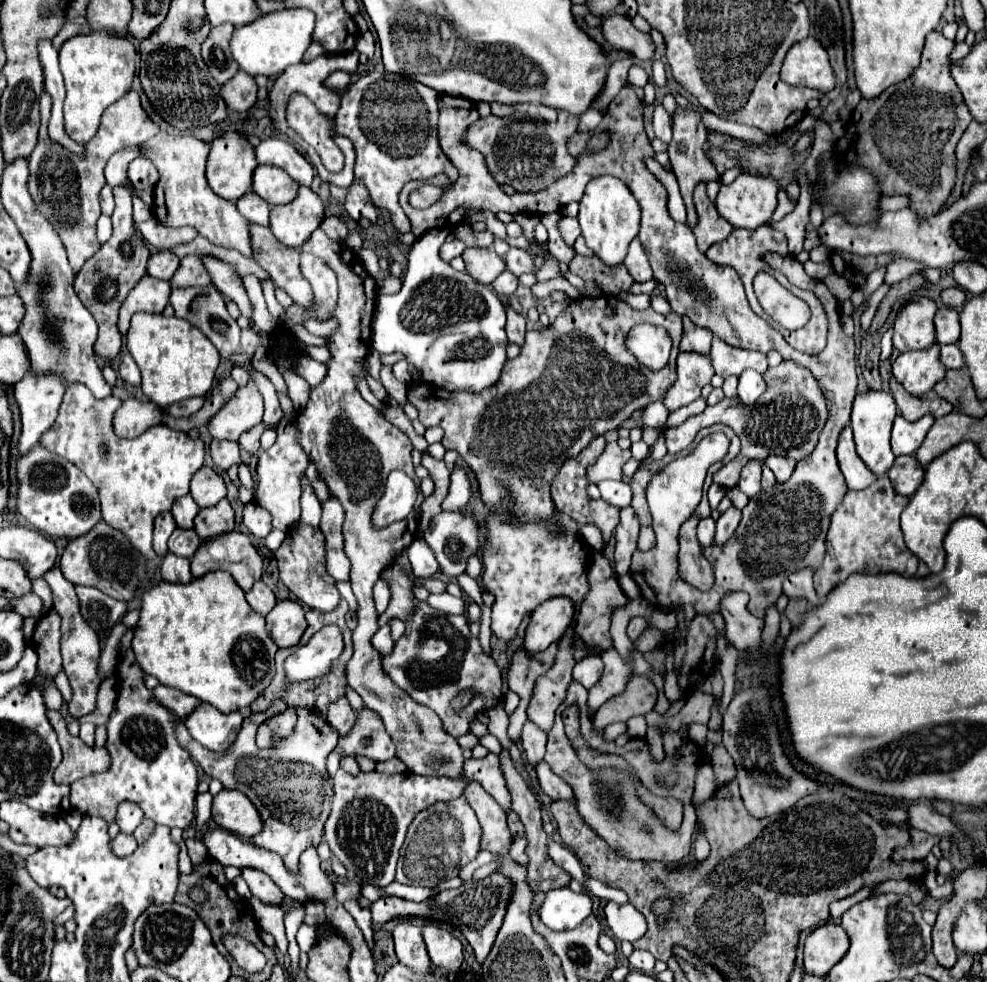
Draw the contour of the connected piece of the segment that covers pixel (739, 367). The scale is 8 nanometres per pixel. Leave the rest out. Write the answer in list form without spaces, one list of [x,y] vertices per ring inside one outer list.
[[[713,337],[713,349],[709,355],[713,359],[715,373],[721,375],[723,379],[727,379],[731,375],[741,375],[745,369],[755,369],[759,373],[765,373],[765,369],[767,369],[765,353],[737,349],[733,345],[723,343],[719,337]]]

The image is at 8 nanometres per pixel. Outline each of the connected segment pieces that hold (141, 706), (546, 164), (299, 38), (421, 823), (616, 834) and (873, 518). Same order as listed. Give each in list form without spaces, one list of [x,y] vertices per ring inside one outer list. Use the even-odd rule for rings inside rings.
[[[131,609],[125,613],[121,623],[127,627],[125,635],[119,641],[119,663],[117,663],[117,701],[107,721],[107,751],[111,755],[111,767],[105,773],[83,777],[75,783],[71,783],[71,807],[77,809],[81,815],[95,815],[105,821],[115,819],[117,805],[125,799],[135,801],[145,811],[145,817],[153,819],[159,825],[167,827],[181,827],[187,829],[191,821],[195,819],[195,789],[197,789],[197,769],[191,761],[191,755],[177,743],[177,717],[165,709],[161,703],[155,701],[153,693],[145,687],[145,673],[141,667],[137,667],[131,651],[131,639],[133,639],[133,625],[139,619],[139,609]]]
[[[561,111],[555,123],[547,123],[541,117],[529,117],[525,113],[511,117],[489,115],[477,119],[469,127],[465,141],[469,147],[483,153],[487,167],[497,183],[511,185],[515,191],[539,191],[575,167],[573,157],[567,153],[565,141],[571,133],[575,133],[577,125],[579,117],[569,115],[567,111]]]
[[[303,7],[265,13],[257,21],[235,29],[231,39],[231,53],[239,63],[239,67],[243,71],[249,71],[249,75],[273,77],[283,73],[289,65],[301,63],[303,53],[313,41],[313,27],[315,27],[315,15]]]
[[[463,797],[455,799],[453,803],[437,803],[421,811],[409,825],[405,843],[401,847],[401,857],[397,863],[395,881],[431,887],[443,883],[445,879],[449,881],[457,877],[461,865],[469,863],[479,853],[479,839],[481,839],[479,821]]]
[[[573,681],[569,685],[569,689],[567,689],[567,699],[557,709],[555,725],[549,731],[545,761],[549,763],[549,767],[551,767],[551,771],[555,775],[559,775],[563,781],[567,781],[573,787],[573,791],[577,795],[577,811],[589,823],[589,827],[593,827],[593,831],[609,843],[609,847],[613,847],[617,853],[625,855],[627,859],[661,861],[665,865],[672,863],[678,864],[683,857],[689,855],[689,849],[691,849],[691,837],[695,833],[695,819],[697,819],[695,817],[695,809],[689,803],[689,809],[683,811],[683,823],[681,823],[681,827],[677,831],[669,831],[635,797],[635,789],[633,789],[633,785],[631,785],[631,781],[629,781],[629,777],[625,773],[617,773],[613,769],[605,769],[605,771],[591,771],[591,769],[587,769],[577,759],[577,753],[573,749],[573,743],[565,735],[563,721],[561,721],[561,713],[567,707],[577,705],[579,707],[581,735],[583,737],[589,737],[589,733],[591,733],[591,715],[593,713],[585,707],[585,701],[587,701],[587,689]]]
[[[879,477],[873,485],[861,491],[847,491],[843,501],[831,515],[827,539],[825,539],[825,559],[815,571],[815,591],[825,597],[835,585],[845,581],[851,573],[883,573],[895,571],[905,577],[917,573],[917,557],[907,549],[903,533],[899,527],[899,515],[905,509],[909,497],[899,495],[889,477]]]

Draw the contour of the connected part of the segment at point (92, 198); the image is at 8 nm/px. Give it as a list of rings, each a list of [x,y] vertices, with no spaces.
[[[131,89],[117,103],[113,103],[113,107],[107,107],[105,115],[101,117],[101,127],[99,127],[97,135],[85,145],[85,159],[81,159],[81,157],[65,151],[61,145],[53,143],[49,139],[49,135],[47,135],[49,115],[51,115],[51,99],[47,93],[43,93],[39,141],[37,141],[37,147],[33,149],[31,157],[29,157],[29,171],[31,171],[29,193],[37,205],[37,211],[43,217],[65,225],[65,229],[61,229],[61,227],[55,227],[55,229],[57,229],[63,245],[65,245],[69,265],[77,273],[83,267],[83,263],[87,261],[87,257],[95,255],[101,247],[101,243],[95,237],[95,223],[101,215],[99,191],[105,185],[105,177],[103,177],[105,163],[119,149],[139,145],[139,143],[145,143],[151,137],[155,137],[159,133],[159,125],[151,121],[151,117],[141,107],[137,91]]]

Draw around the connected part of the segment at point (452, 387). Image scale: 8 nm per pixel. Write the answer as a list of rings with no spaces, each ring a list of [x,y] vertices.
[[[449,229],[427,231],[411,245],[401,291],[395,295],[377,297],[377,307],[371,323],[371,347],[379,353],[401,353],[427,383],[433,383],[447,391],[477,393],[485,387],[491,387],[499,379],[501,367],[507,359],[505,305],[491,287],[477,283],[467,271],[455,271],[447,261],[439,257],[439,247],[447,235]]]

